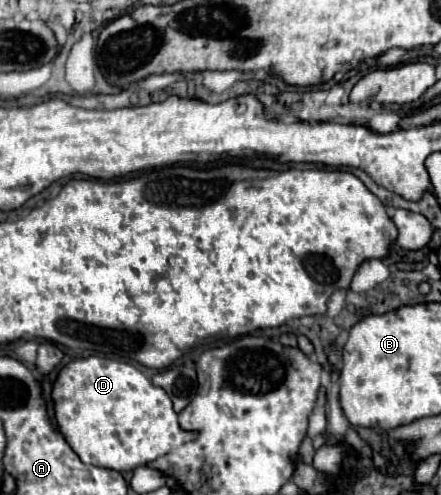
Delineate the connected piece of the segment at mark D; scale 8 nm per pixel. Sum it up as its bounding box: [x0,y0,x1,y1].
[52,356,194,470]

